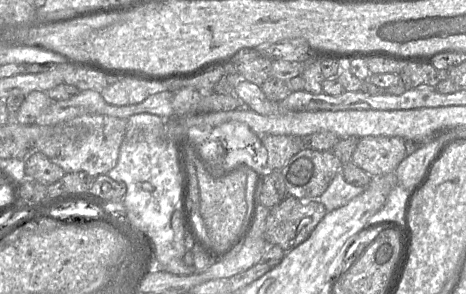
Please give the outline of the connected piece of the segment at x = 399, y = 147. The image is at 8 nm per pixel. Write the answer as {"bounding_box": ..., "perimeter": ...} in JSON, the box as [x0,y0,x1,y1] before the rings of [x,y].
{"bounding_box":[352,136,406,176],"perimeter":[[[369,136],[359,139],[352,160],[371,176],[395,172],[406,157],[405,140],[400,137]]]}

